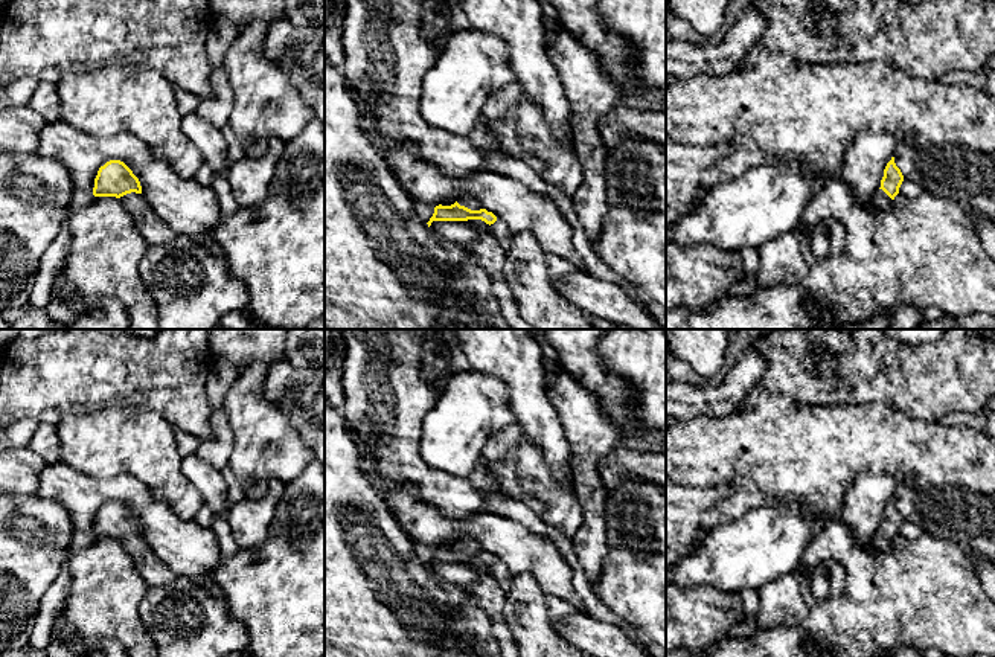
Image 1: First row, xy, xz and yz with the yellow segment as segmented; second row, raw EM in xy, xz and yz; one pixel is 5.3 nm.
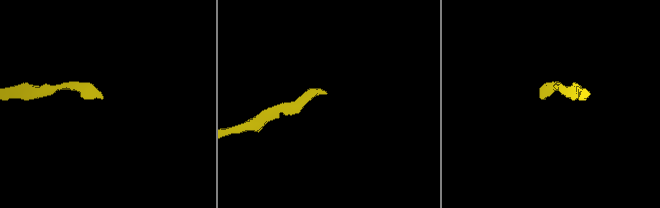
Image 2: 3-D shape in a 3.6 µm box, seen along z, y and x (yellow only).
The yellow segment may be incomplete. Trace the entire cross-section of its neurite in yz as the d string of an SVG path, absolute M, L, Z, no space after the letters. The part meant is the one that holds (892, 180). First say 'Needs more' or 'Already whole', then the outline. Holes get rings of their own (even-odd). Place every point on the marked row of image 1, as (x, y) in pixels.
Needs more. M894 157L887 163L884 169L884 177L881 180L881 187L873 195L870 206L875 210L887 210L893 206L894 197L899 194L899 187L904 181L901 169L894 163Z

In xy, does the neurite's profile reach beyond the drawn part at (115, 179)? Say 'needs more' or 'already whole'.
needs more

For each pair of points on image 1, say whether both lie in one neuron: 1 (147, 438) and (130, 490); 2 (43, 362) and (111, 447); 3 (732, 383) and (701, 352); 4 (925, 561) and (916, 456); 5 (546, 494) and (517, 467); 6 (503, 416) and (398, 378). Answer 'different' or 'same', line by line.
1: different
2: different
3: different
4: different
5: same
6: different

